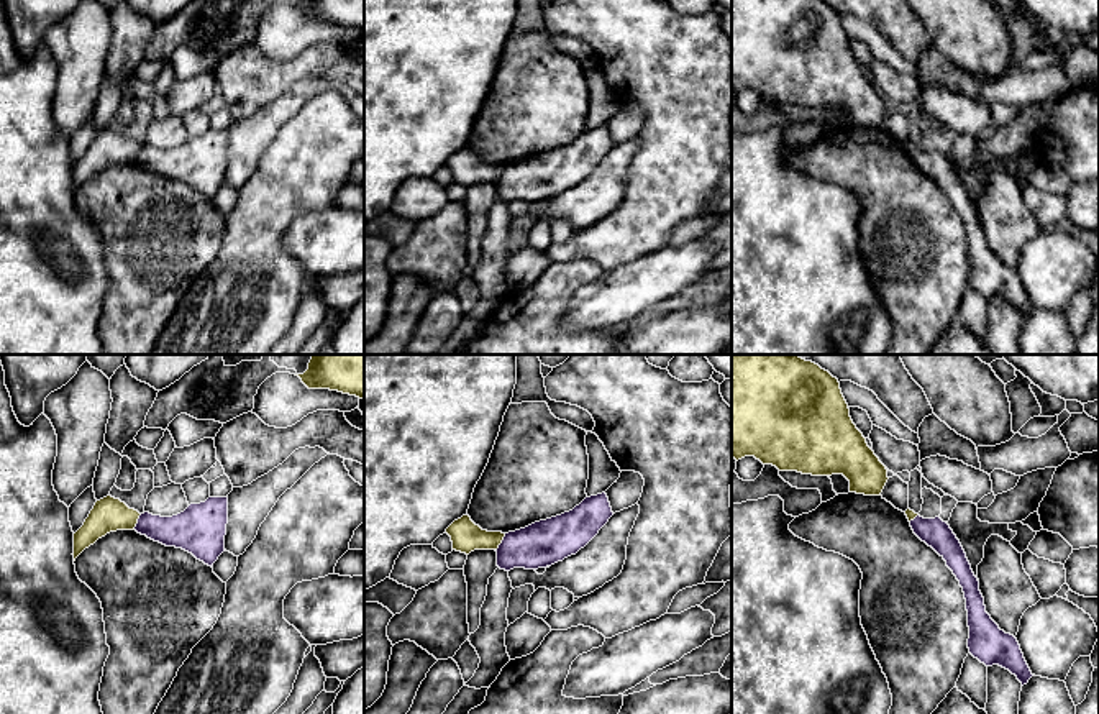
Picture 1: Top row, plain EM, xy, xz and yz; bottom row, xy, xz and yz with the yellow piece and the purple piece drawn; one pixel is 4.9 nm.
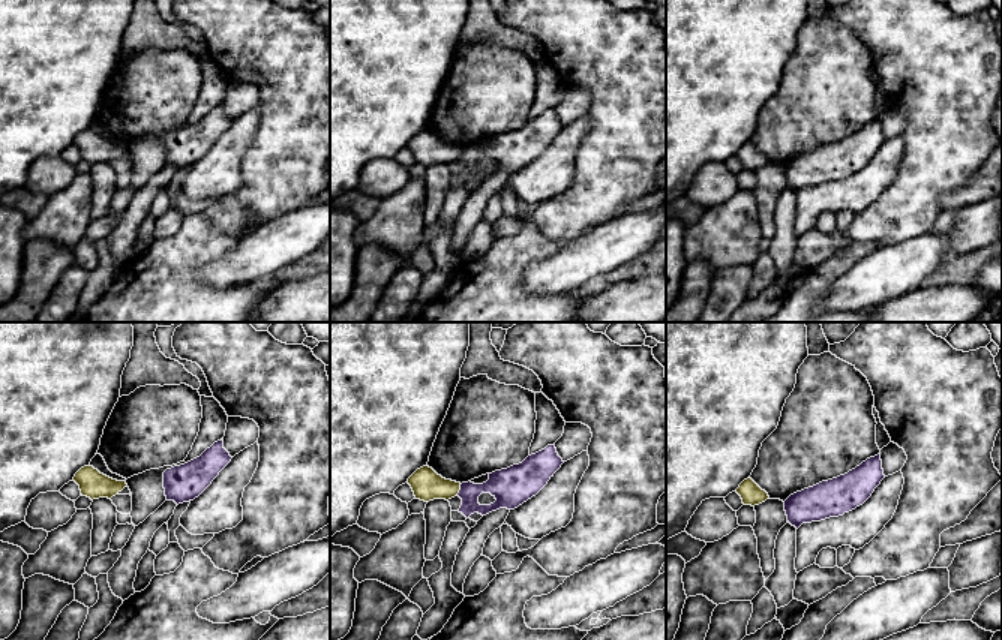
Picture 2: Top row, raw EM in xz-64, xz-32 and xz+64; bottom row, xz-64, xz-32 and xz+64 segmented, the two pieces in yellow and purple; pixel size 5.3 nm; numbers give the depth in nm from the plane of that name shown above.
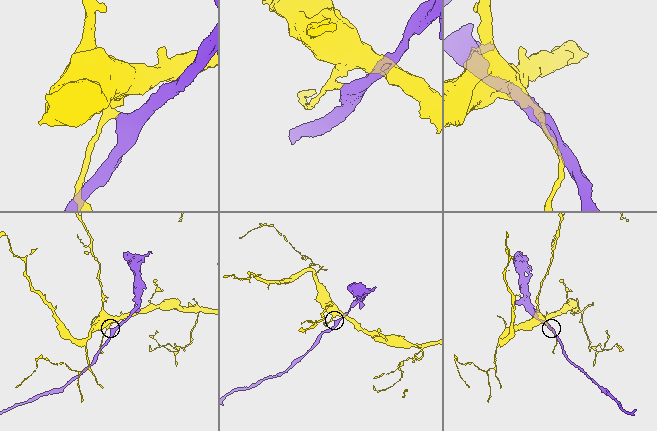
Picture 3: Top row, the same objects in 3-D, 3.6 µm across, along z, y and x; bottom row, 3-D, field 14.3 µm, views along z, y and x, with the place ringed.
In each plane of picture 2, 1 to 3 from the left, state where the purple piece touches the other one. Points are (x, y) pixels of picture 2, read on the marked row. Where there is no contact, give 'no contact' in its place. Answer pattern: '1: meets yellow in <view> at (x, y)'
1: no contact
2: meets yellow in xz-32 at (459, 489)
3: no contact

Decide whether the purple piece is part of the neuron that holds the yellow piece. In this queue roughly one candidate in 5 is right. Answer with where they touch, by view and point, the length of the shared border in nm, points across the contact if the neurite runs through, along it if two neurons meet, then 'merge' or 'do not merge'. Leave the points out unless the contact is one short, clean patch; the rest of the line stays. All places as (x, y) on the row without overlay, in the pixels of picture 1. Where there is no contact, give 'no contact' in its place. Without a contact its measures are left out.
contact xz (501, 174); length 100 nm; border xz (506, 166), (496, 183); do not merge

